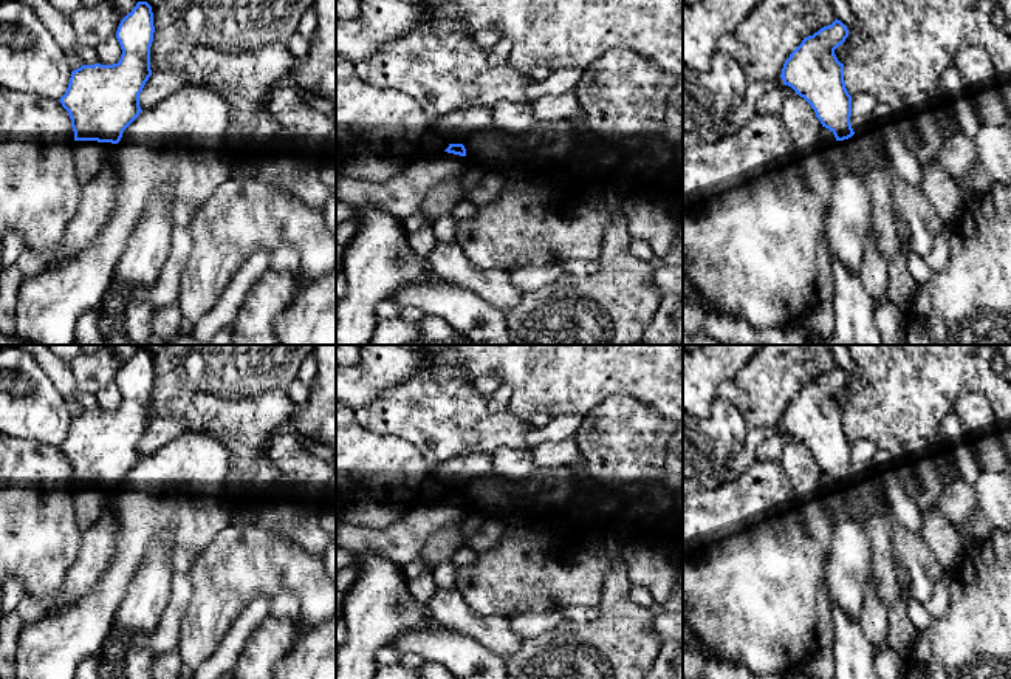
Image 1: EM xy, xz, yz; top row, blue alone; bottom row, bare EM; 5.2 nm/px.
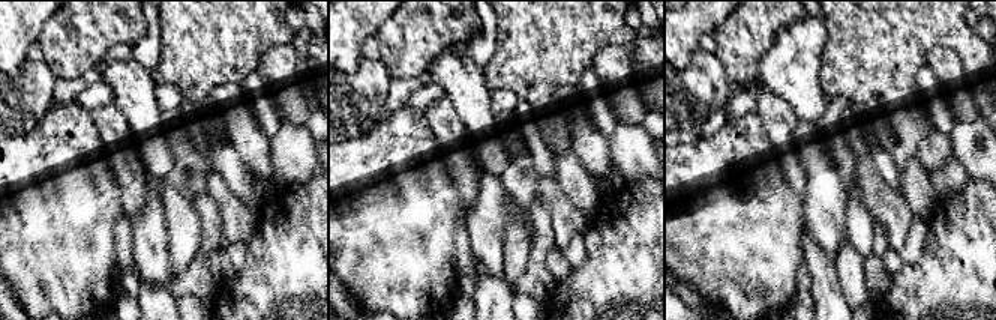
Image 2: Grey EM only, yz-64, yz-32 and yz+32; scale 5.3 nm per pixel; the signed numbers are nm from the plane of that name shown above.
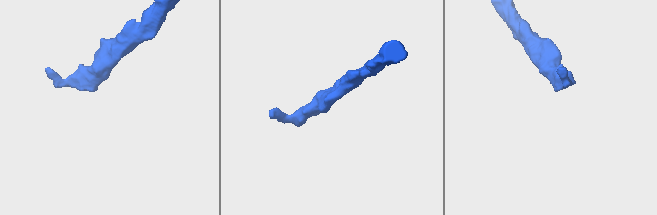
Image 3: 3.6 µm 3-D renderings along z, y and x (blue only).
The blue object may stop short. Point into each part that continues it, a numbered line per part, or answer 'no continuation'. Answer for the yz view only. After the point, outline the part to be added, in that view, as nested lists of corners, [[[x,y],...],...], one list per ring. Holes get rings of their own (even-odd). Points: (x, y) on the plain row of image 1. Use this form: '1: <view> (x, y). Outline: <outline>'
1: yz (852, 501). Outline: [[[850,484],[844,486],[844,501],[845,501],[845,507],[848,509],[852,518],[858,523],[864,523],[865,520],[864,507]]]

